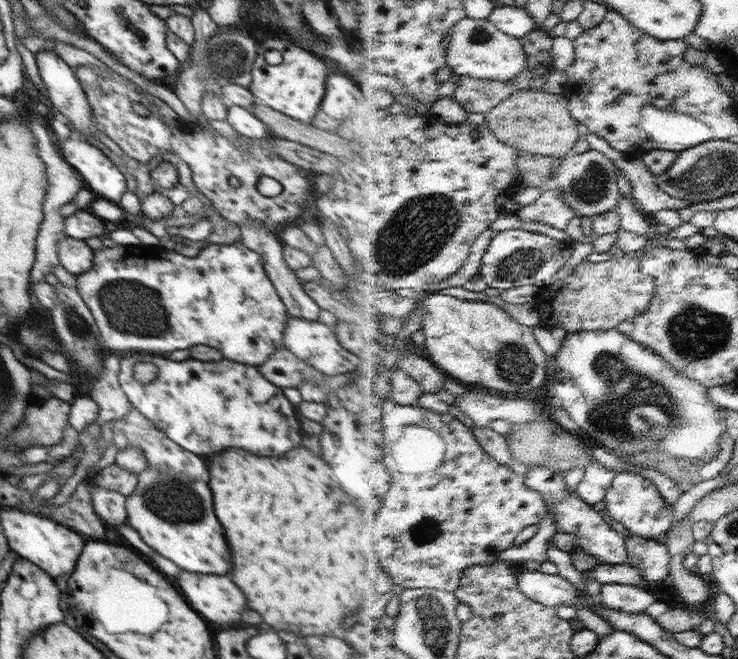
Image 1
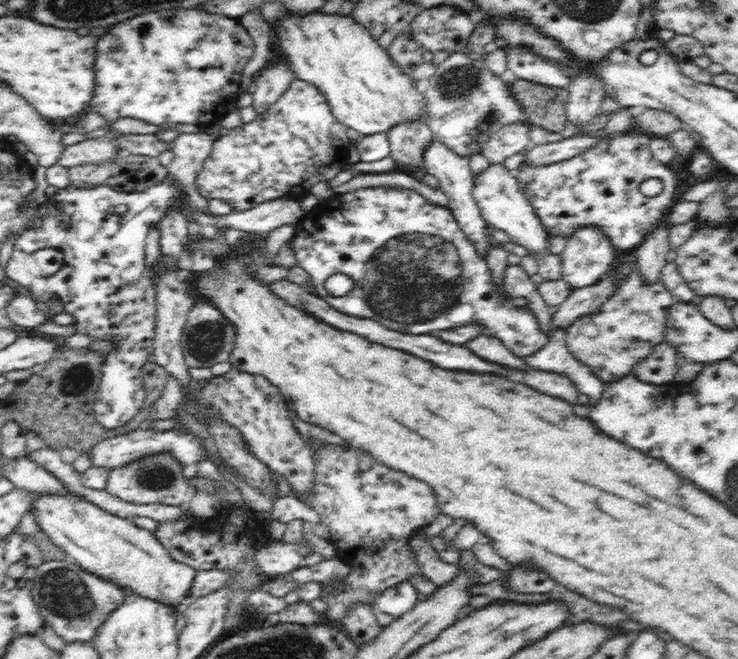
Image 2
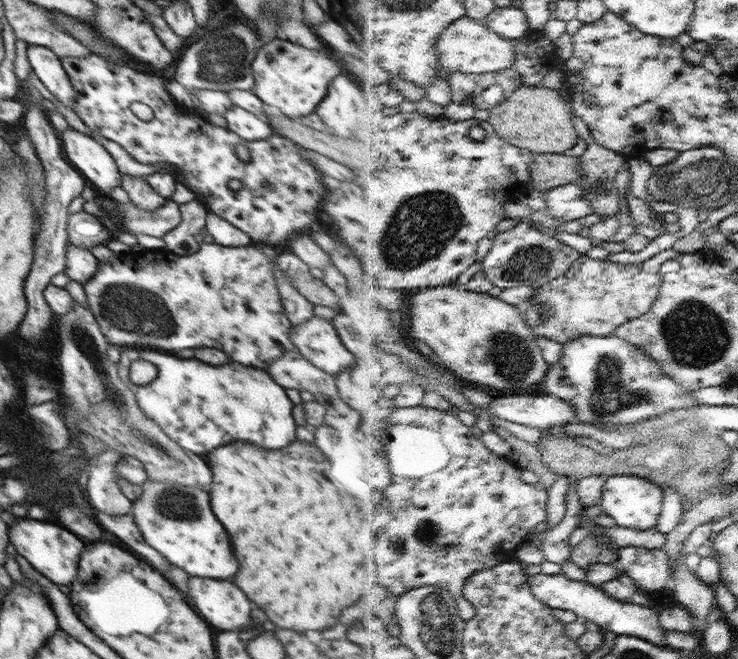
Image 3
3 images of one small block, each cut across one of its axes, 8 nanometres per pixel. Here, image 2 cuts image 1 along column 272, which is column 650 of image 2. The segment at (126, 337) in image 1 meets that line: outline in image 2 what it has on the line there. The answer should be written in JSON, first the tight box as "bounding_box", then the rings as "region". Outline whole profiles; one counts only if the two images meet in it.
{"bounding_box":[565,252,676,382],"region":[[[634,252],[618,257],[613,270],[618,271],[616,292],[610,294],[597,312],[582,315],[565,329],[568,351],[604,382],[616,382],[630,375],[632,368],[663,342],[669,308],[676,303],[661,281],[642,282]]]}

